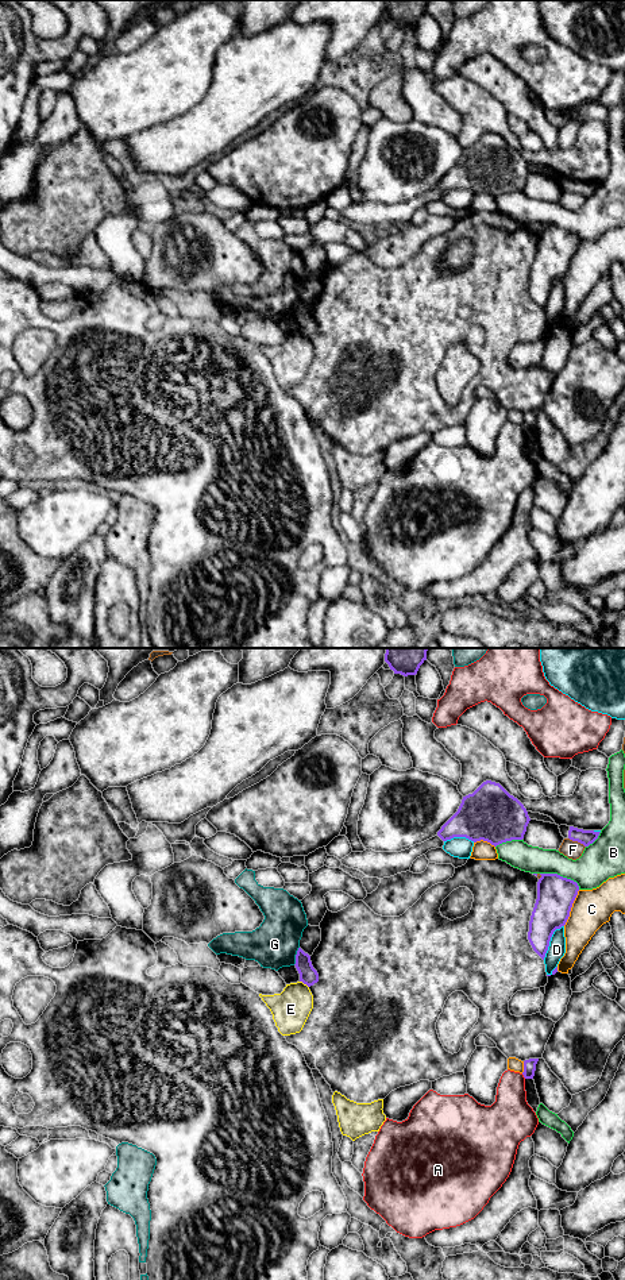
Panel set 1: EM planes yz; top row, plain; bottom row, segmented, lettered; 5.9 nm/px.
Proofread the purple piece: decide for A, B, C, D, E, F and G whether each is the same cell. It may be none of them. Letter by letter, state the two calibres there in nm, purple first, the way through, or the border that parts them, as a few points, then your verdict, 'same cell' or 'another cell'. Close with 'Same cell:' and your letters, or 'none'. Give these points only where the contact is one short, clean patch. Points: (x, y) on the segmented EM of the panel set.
A: calibres 80 and 260 nm; another cell
B: calibres 220 and 220 nm; another cell
C: calibres 220 and 220 nm; another cell
D: calibres 220 and 110 nm; another cell
E: calibres 110 and 220 nm; border yz (300, 980), (308, 987); another cell
F: calibres 90 and 110 nm; another cell
G: calibres 110 and 280 nm; another cell
Same cell: none

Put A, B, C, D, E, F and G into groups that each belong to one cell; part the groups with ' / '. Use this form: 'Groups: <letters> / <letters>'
Groups: A / B / C / D / E / F / G

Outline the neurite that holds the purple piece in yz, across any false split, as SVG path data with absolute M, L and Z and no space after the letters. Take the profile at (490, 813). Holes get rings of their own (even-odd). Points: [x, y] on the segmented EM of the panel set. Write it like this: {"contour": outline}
{"contour": "M486 780L472 794L463 797L458 811L441 826L437 836L443 840L466 837L474 843L487 841L497 847L512 840L522 840L531 818L524 805L499 783Z"}

